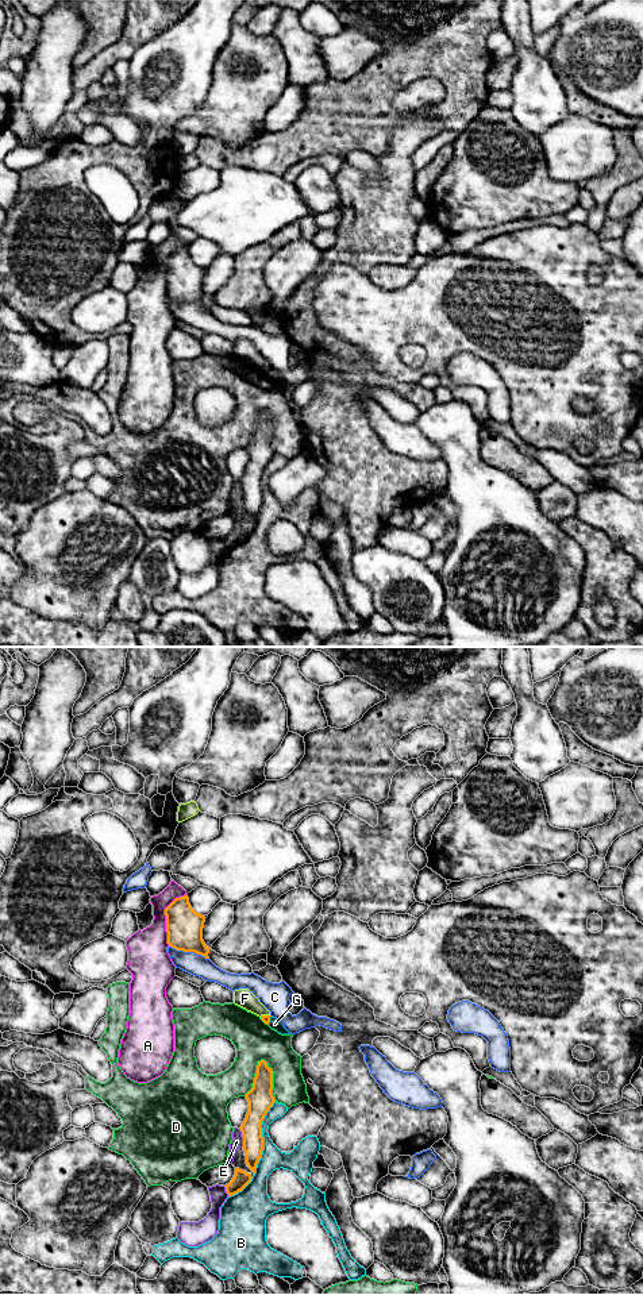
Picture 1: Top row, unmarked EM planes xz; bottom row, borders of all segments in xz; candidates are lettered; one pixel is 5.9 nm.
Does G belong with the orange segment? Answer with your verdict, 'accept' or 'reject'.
reject

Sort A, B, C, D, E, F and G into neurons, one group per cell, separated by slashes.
A / B / C / D / E / F / G

